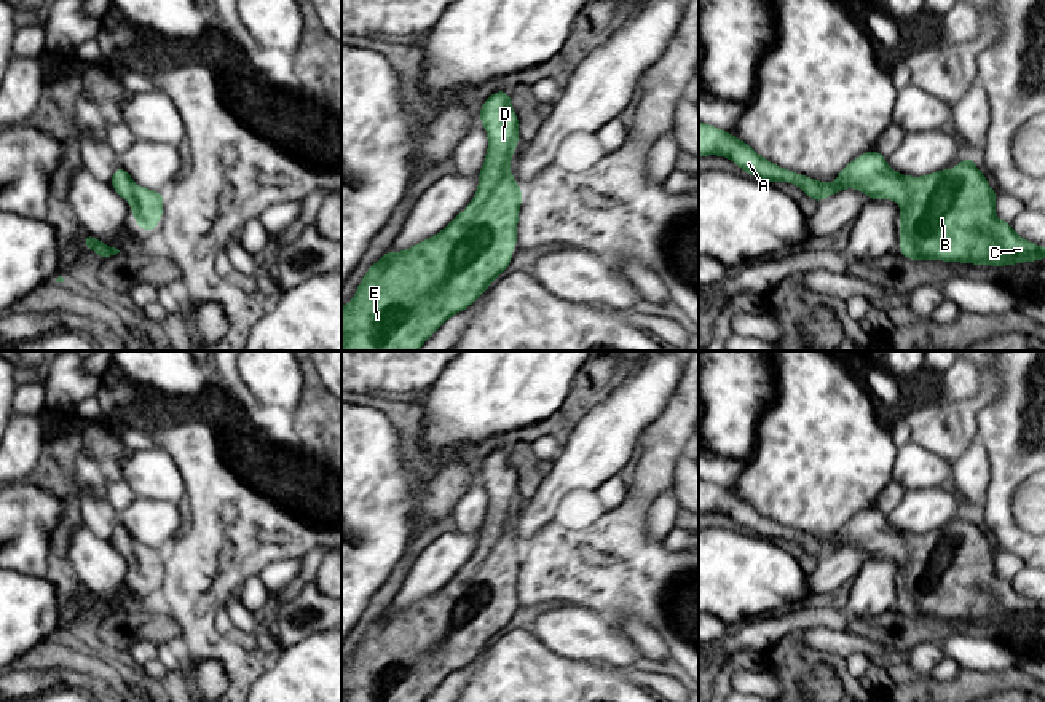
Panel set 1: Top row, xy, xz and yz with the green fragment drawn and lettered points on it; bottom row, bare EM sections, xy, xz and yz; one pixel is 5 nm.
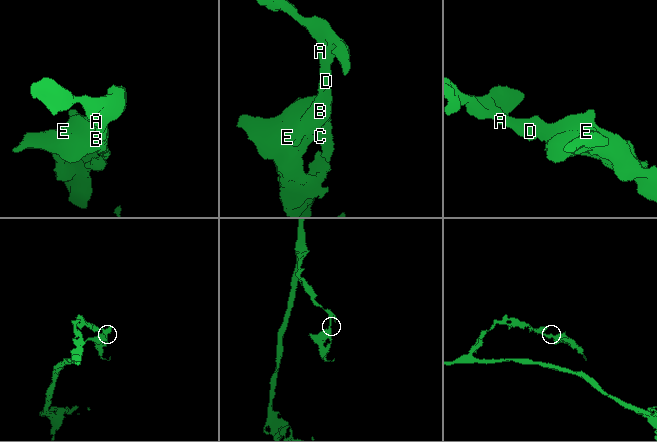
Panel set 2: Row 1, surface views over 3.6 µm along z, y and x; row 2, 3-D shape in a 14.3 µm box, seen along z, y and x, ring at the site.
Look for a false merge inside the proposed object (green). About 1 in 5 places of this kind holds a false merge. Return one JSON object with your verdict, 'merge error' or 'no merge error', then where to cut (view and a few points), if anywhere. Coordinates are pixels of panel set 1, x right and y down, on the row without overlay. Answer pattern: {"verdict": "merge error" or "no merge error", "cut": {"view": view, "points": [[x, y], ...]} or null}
{"verdict": "no merge error", "cut": null}

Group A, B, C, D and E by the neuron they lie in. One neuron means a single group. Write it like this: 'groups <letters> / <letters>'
groups A B C D E

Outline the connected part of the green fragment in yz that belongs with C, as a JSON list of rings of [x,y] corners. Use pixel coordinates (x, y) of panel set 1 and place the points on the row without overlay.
[[[699,479],[699,515],[720,512],[732,517],[747,531],[774,541],[790,539],[804,547],[815,560],[844,546],[858,546],[871,557],[900,558],[900,605],[898,609],[909,617],[944,617],[975,622],[1015,622],[1019,619],[1045,617],[1045,605],[1019,595],[1011,581],[996,574],[997,549],[991,547],[975,515],[964,515],[952,526],[940,526],[924,534],[900,533],[885,520],[876,506],[850,519],[828,542],[798,530],[783,526],[761,515],[748,501],[728,488]]]

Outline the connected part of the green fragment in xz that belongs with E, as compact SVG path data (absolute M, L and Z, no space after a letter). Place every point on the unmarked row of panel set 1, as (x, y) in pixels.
M495 448L483 459L479 469L479 475L483 479L488 493L488 507L485 520L479 530L477 550L471 557L467 566L459 570L440 590L415 601L410 606L404 609L391 609L388 606L388 609L367 627L364 637L357 643L353 659L346 664L341 664L341 702L423 702L450 673L472 662L488 646L488 641L496 638L498 633L511 622L512 619L511 608L517 605L517 579L519 579L519 568L522 563L522 546L515 541L514 531L507 526L511 522L512 511L519 503L519 474L511 466L511 450Z

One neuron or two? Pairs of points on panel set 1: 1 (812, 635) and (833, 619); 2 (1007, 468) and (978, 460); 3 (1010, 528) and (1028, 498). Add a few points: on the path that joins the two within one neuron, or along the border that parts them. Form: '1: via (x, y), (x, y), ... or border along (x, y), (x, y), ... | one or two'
1: border along (847, 629), (803, 627), (792, 632) | two
2: border along (975, 436), (986, 452), (989, 466), (985, 500) | two
3: border along (1025, 481), (1013, 496), (1012, 514), (1028, 532) | two

